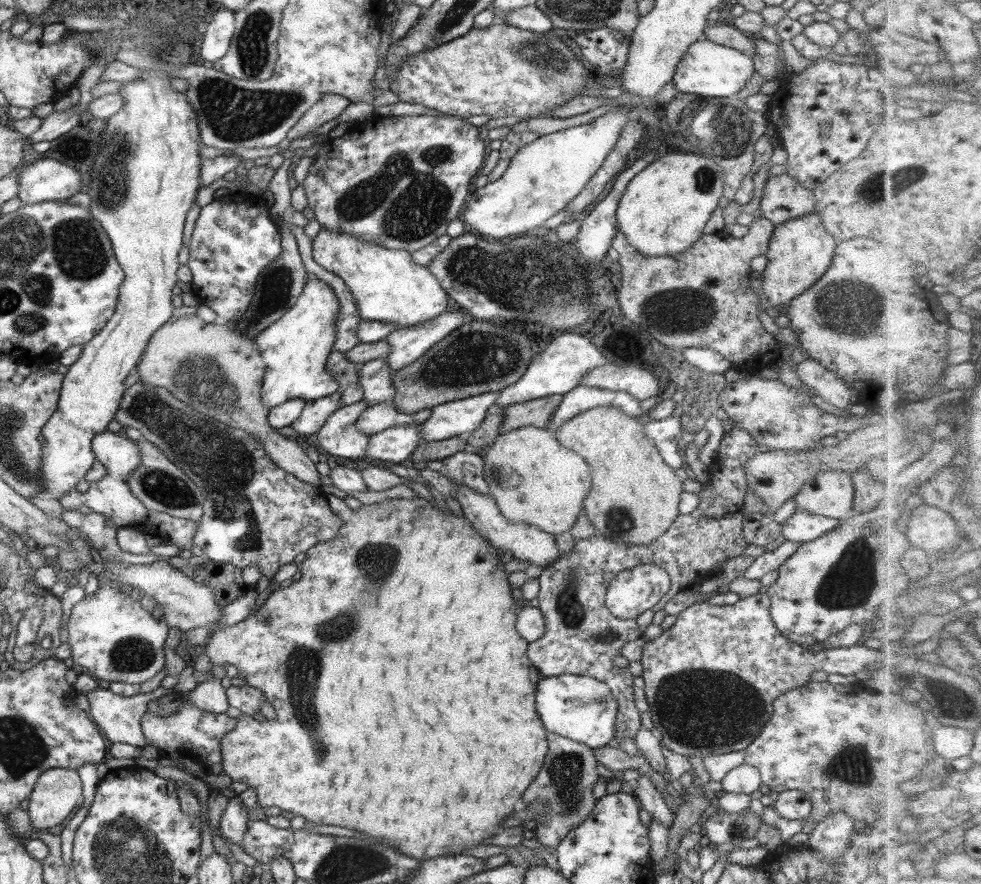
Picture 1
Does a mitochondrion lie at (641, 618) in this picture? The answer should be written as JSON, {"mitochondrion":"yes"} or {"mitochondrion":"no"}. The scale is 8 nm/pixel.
{"mitochondrion":"no"}

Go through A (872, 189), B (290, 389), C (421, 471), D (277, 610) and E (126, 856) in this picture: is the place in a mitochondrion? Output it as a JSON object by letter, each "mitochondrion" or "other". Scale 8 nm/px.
{"A":"mitochondrion","B":"other","C":"other","D":"other","E":"mitochondrion"}

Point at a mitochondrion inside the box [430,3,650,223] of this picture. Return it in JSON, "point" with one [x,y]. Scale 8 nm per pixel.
{"point":[536,55]}

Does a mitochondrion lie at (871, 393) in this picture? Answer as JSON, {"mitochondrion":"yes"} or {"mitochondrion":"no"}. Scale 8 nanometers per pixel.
{"mitochondrion":"no"}

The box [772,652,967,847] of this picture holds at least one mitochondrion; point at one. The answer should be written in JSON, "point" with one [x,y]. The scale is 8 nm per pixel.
{"point":[851,764]}

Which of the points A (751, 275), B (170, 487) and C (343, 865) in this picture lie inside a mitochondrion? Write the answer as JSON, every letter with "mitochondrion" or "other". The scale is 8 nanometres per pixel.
{"A":"other","B":"mitochondrion","C":"mitochondrion"}

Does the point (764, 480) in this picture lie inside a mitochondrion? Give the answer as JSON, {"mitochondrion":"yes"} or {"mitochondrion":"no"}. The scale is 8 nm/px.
{"mitochondrion":"yes"}

